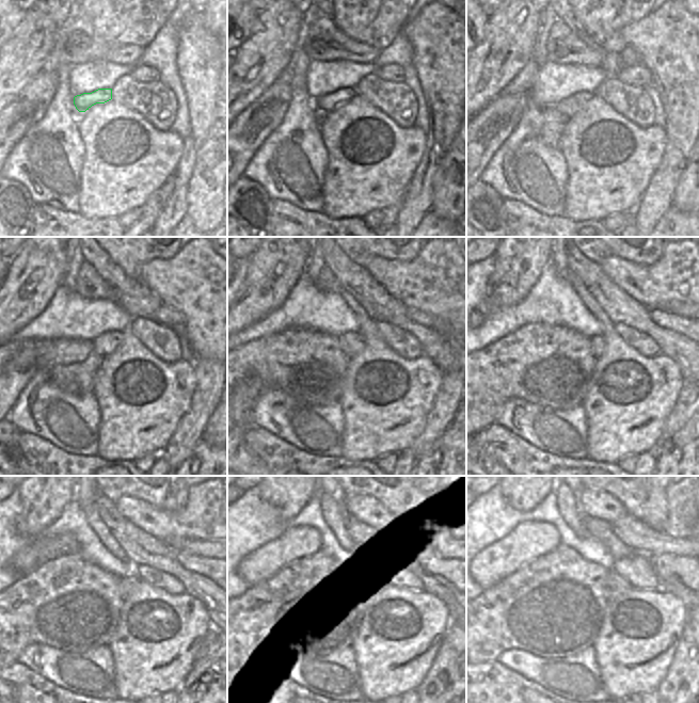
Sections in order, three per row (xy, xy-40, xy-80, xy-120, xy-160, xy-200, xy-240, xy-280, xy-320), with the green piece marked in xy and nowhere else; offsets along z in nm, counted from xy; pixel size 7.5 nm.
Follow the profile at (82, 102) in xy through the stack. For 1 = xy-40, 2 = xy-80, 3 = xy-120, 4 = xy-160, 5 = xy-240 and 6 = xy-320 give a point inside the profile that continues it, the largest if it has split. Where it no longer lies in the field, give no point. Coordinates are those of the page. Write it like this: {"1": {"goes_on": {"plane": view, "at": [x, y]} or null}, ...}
{"1": {"goes_on": {"plane": "xy-40", "at": [328, 102]}}, "2": {"goes_on": {"plane": "xy-80", "at": [570, 106]}}, "3": {"goes_on": {"plane": "xy-120", "at": [105, 344]}}, "4": {"goes_on": {"plane": "xy-160", "at": [351, 342]}}, "5": {"goes_on": {"plane": "xy-240", "at": [126, 584]}}, "6": {"goes_on": {"plane": "xy-320", "at": [615, 585]}}}

